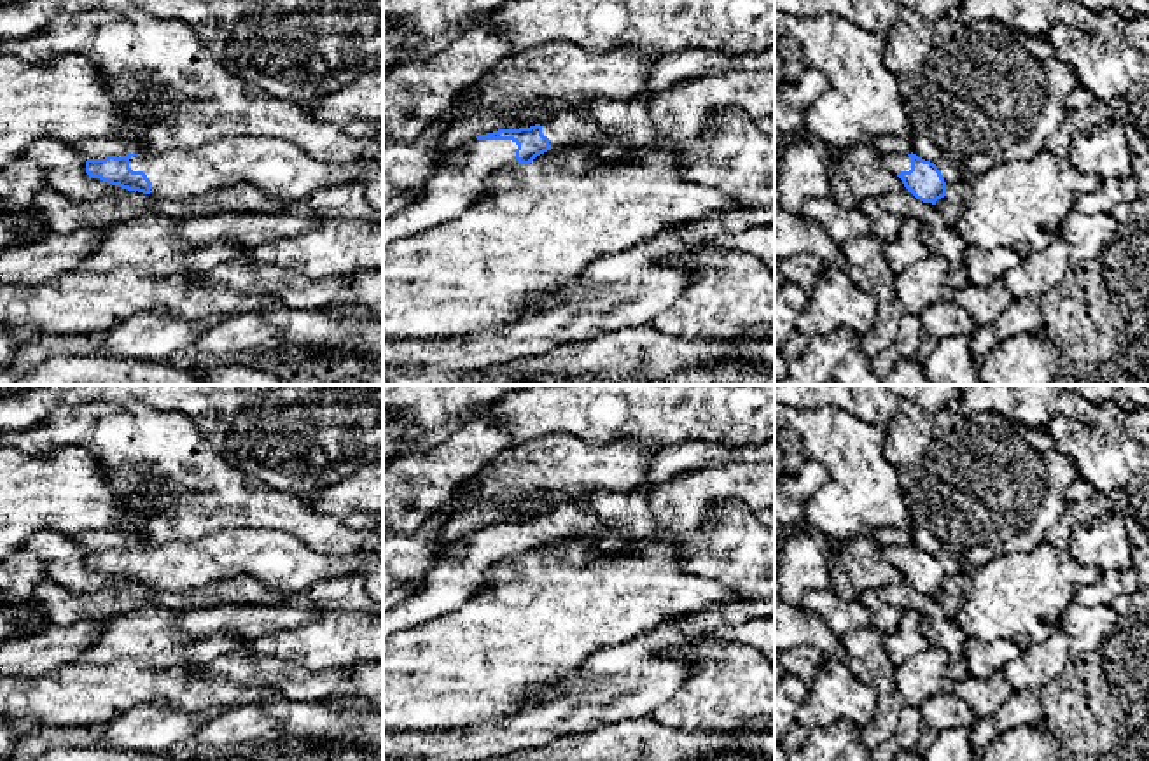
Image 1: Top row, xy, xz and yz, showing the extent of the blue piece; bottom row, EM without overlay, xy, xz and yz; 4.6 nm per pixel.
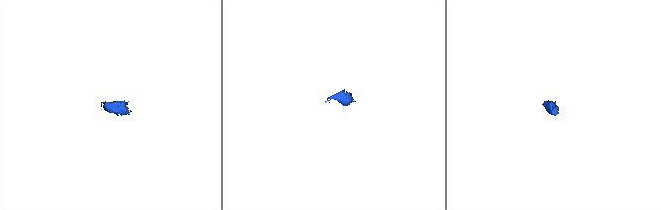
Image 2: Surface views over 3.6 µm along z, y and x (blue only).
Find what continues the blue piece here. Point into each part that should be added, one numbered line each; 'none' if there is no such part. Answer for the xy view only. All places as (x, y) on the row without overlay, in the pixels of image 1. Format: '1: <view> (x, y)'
1: xy (282, 562)

